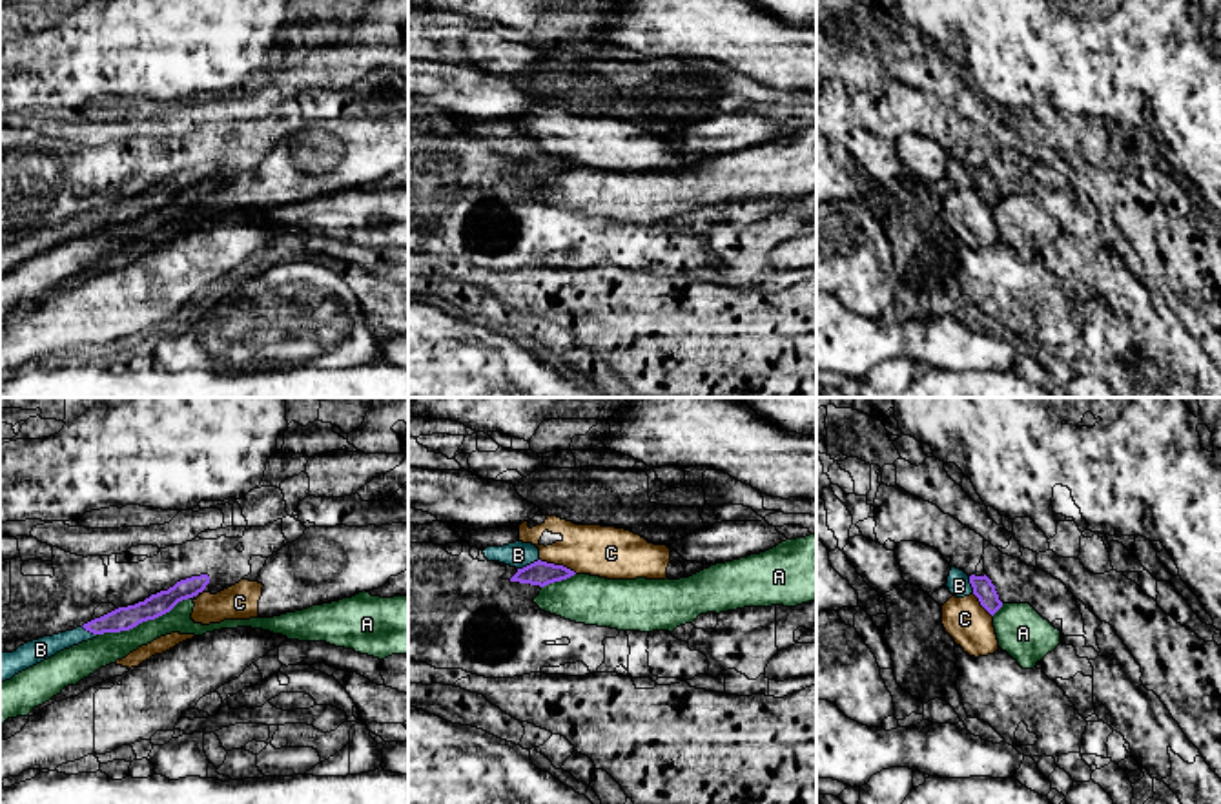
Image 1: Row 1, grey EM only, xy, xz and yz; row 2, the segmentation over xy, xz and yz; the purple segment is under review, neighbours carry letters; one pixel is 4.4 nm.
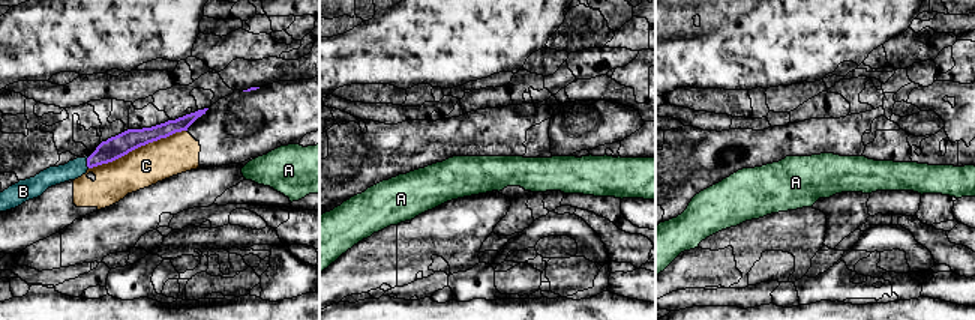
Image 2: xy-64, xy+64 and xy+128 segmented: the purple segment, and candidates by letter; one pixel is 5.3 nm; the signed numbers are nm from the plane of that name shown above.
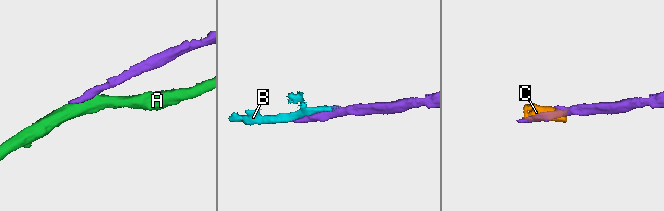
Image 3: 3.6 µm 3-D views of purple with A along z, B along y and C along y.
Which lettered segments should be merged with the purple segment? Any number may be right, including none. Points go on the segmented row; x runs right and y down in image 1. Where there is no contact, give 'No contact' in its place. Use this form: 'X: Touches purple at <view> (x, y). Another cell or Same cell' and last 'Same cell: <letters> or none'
A: Touches purple at xy (144, 620). Another cell
B: Touches purple at xz (527, 566). Same cell
C: Touches purple at xz (558, 566). Another cell
Same cell: B

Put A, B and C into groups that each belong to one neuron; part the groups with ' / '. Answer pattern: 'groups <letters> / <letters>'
groups A / B / C

